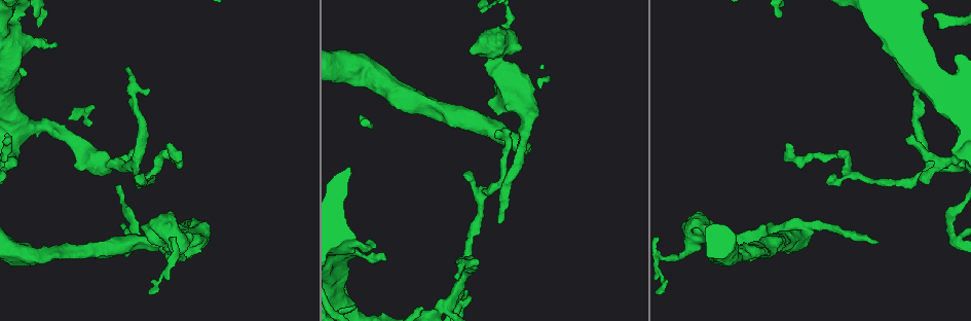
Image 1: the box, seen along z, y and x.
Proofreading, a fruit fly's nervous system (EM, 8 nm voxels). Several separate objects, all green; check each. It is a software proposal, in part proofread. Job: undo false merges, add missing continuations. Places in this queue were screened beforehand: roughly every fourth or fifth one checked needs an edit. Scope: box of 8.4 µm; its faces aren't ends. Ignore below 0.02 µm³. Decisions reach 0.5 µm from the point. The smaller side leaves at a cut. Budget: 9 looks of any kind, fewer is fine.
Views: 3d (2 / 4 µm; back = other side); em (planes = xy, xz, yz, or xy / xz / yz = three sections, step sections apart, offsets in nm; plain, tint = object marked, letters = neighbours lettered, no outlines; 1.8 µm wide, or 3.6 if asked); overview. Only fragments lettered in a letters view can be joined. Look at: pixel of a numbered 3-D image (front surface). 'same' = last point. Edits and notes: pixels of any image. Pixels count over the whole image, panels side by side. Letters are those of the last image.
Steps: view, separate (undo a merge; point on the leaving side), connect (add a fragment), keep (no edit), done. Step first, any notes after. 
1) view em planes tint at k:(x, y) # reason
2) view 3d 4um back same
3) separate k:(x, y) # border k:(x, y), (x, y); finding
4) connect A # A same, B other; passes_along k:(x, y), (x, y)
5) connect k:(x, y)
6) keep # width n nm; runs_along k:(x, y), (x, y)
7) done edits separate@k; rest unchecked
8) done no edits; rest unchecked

view em planes tint at 1:(495, 132)

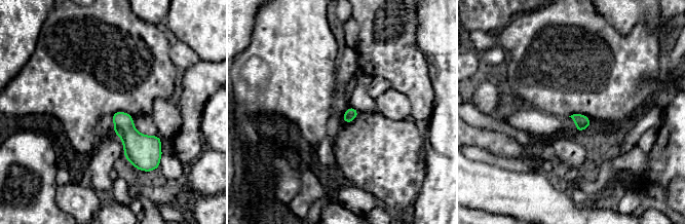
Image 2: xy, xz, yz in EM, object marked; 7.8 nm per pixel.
view em planes letters same # what lies round it

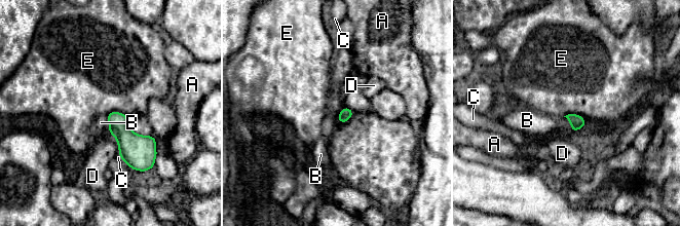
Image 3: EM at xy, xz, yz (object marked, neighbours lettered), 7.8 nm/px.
keep # longest_contact D 200 nm; A other, B other, C other, D other, E other; border 3:(353, 111), (346, 121), (337, 120); no lettered fragment goes on from it

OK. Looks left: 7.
view em planes plain at 1:(164, 238) # thin arm on a thick one

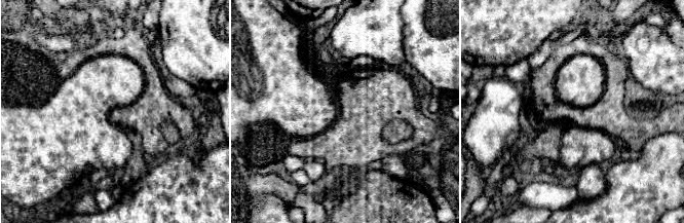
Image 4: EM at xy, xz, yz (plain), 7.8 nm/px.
view em planes tint same # where the object lies

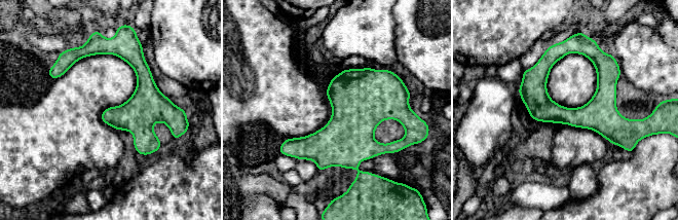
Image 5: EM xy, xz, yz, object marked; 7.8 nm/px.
view em planes letters same # see the neighbours

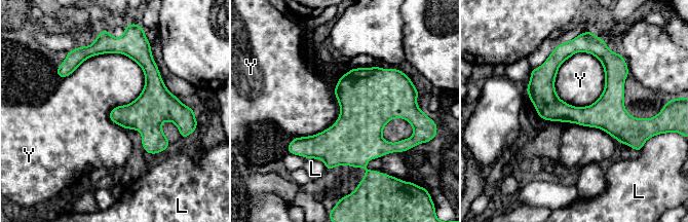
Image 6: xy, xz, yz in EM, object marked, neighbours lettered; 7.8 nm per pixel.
keep # L other, Y other; border 6:(61, 77), (120, 52), (145, 85); continuous, no second neuron

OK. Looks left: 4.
view em xy step 4 tint at 1:(499, 222) # an open end

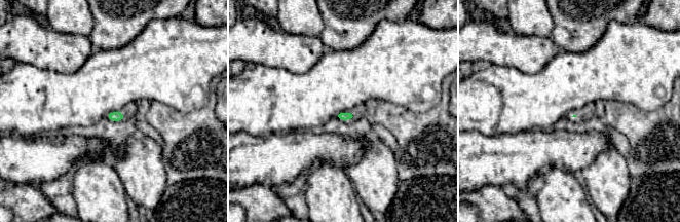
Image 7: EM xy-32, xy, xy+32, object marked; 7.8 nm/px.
view em planes letters same

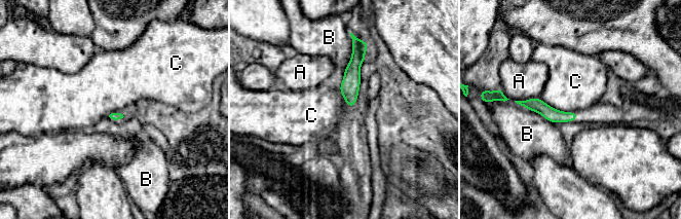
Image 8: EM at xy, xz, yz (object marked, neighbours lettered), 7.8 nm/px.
keep # A other, B other, C other; border 8:(539, 98), (557, 109), (579, 115); no lettered fragment goes on from it

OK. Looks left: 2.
view em planes plain at 1:(52, 45) # branch stops here

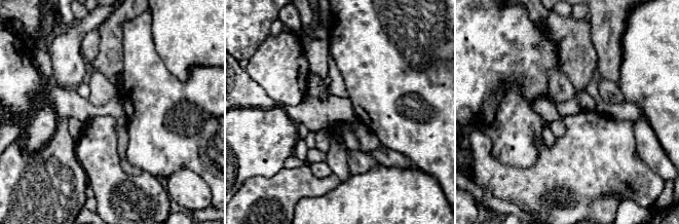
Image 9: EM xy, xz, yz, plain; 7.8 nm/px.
view em planes letters same

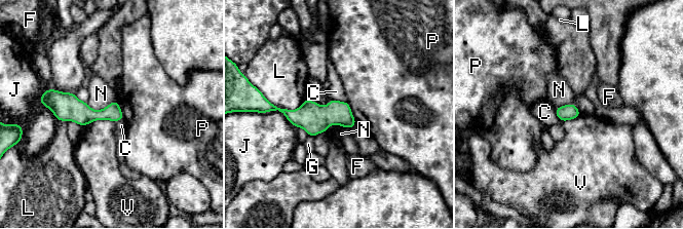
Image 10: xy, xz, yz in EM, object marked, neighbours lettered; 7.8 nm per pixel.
connect C # width 130 nm; C same, F other, G other, J other, L other, N other, P other, V other; it goes on there

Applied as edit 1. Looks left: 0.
done edits connect@10; rest unchecked

